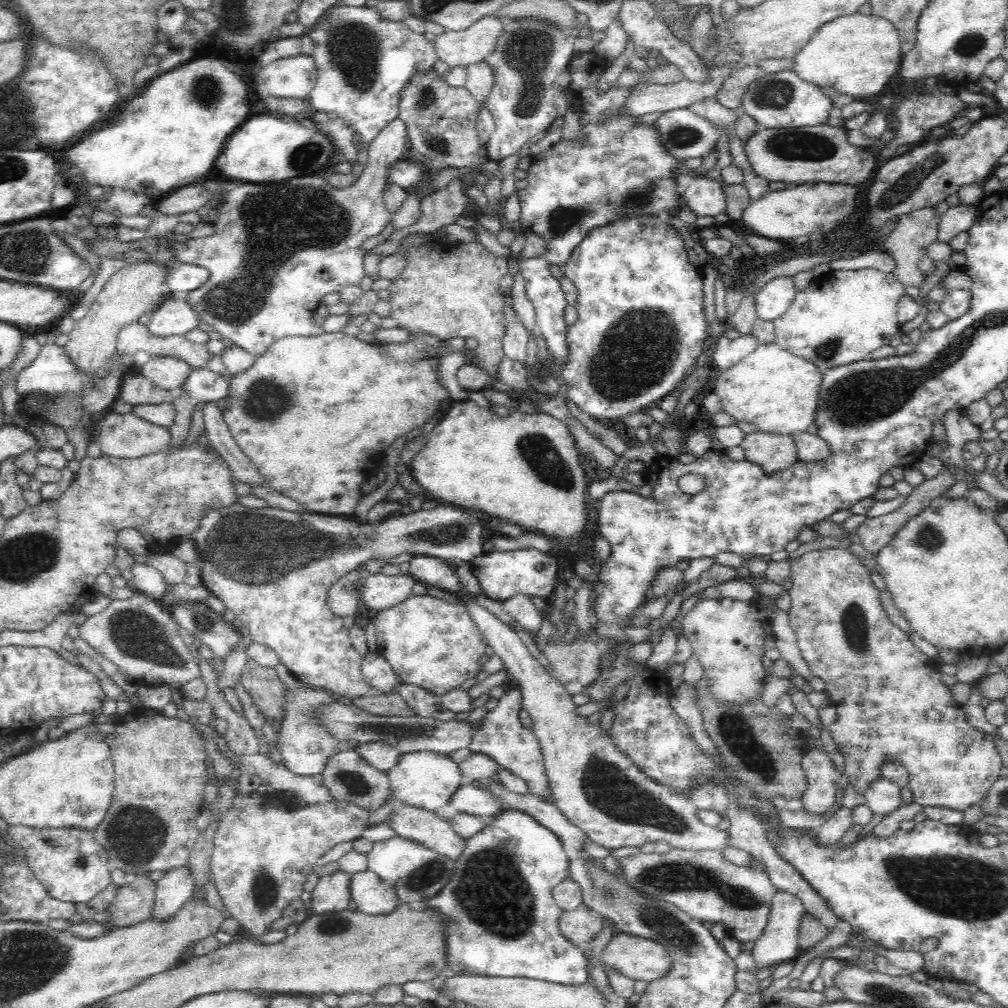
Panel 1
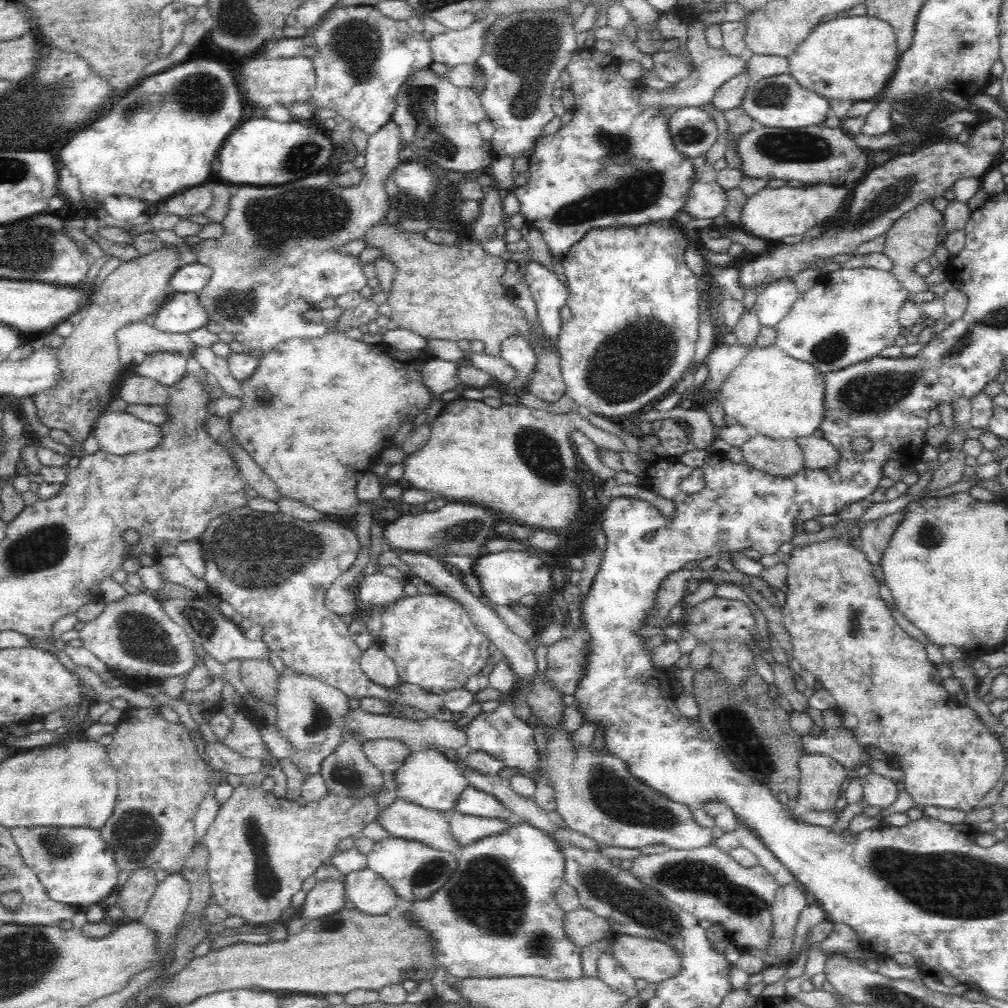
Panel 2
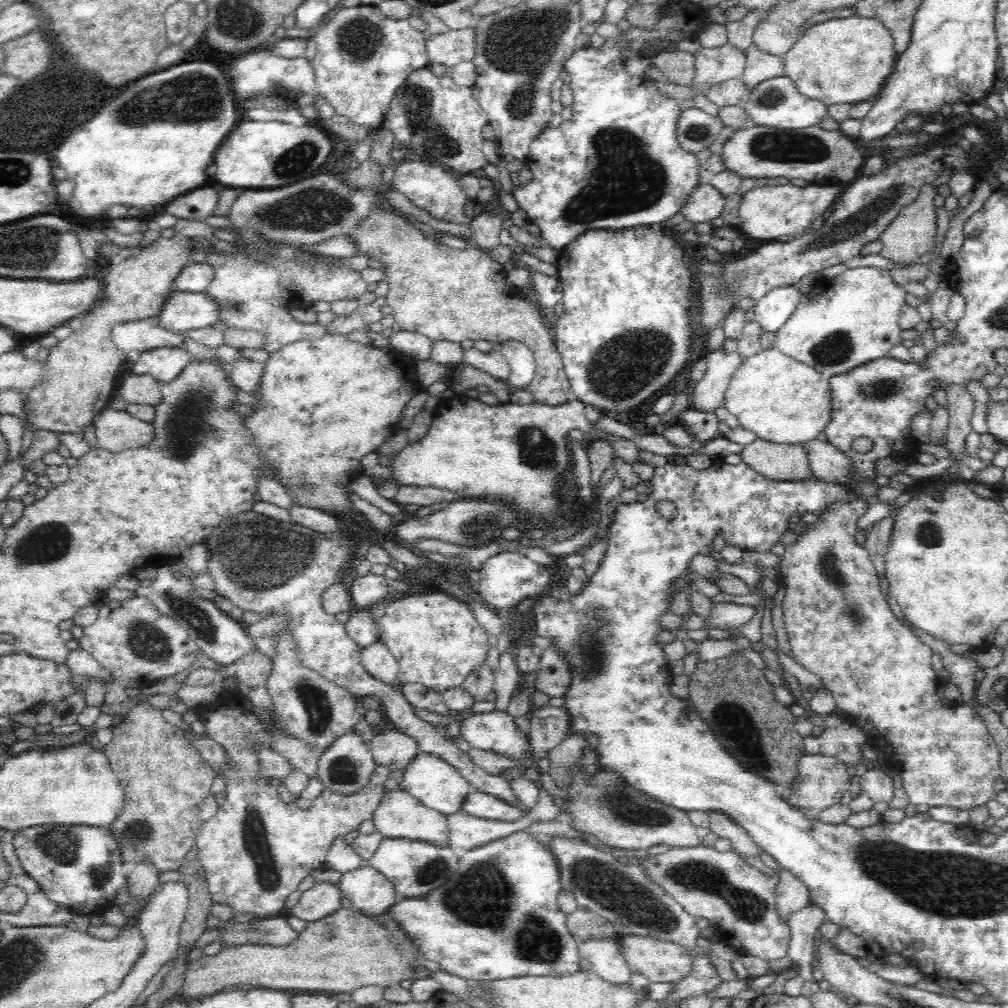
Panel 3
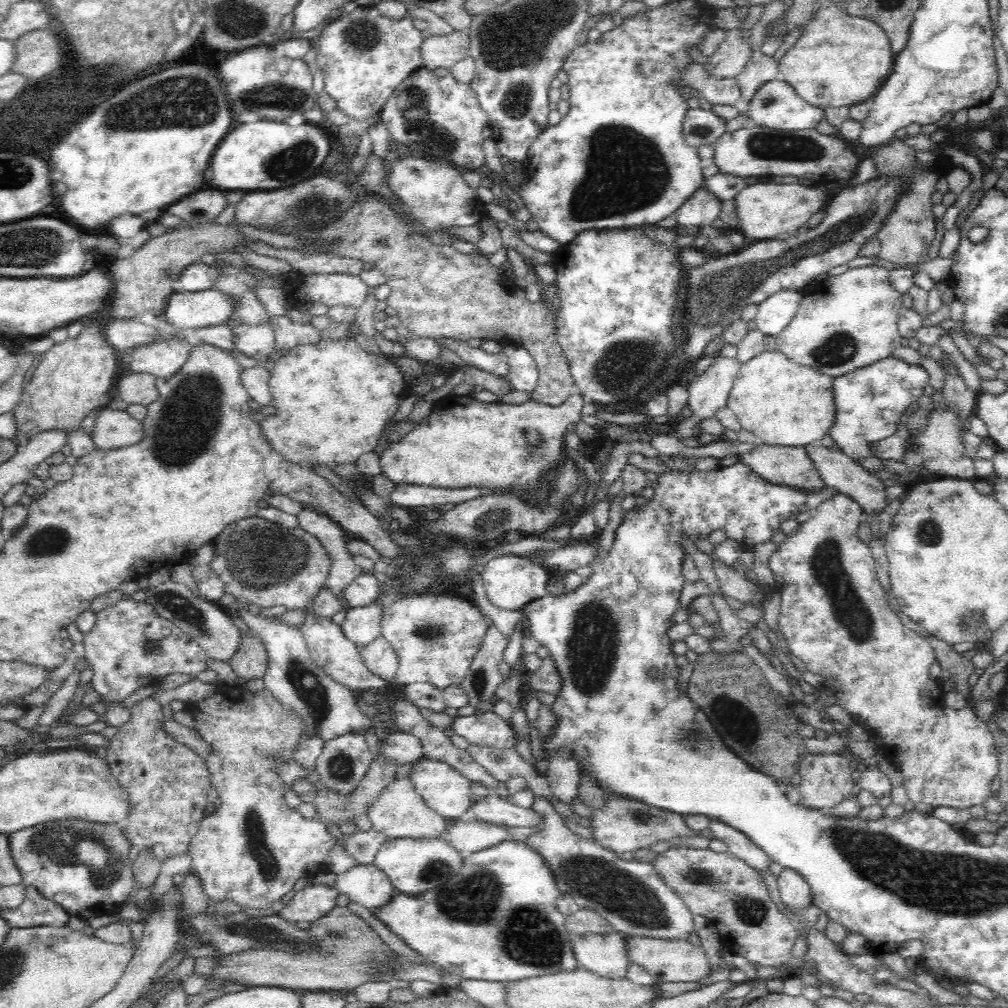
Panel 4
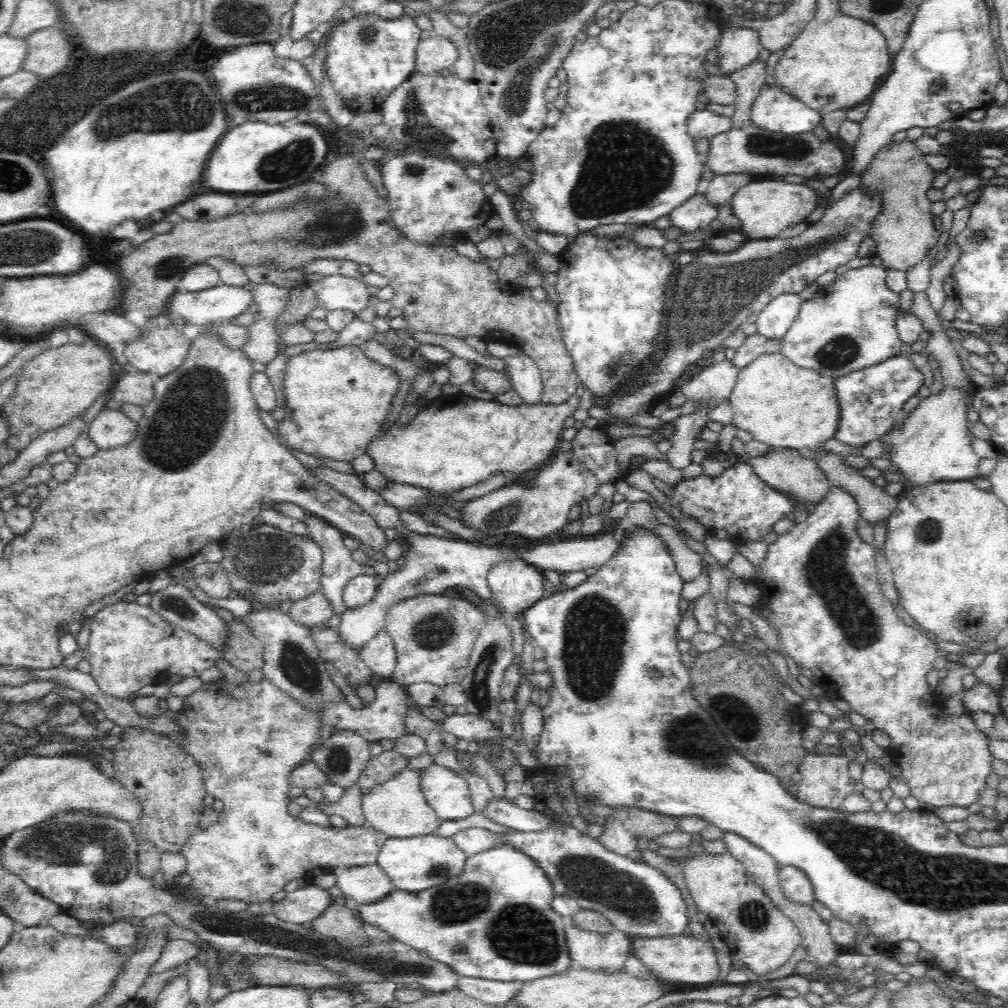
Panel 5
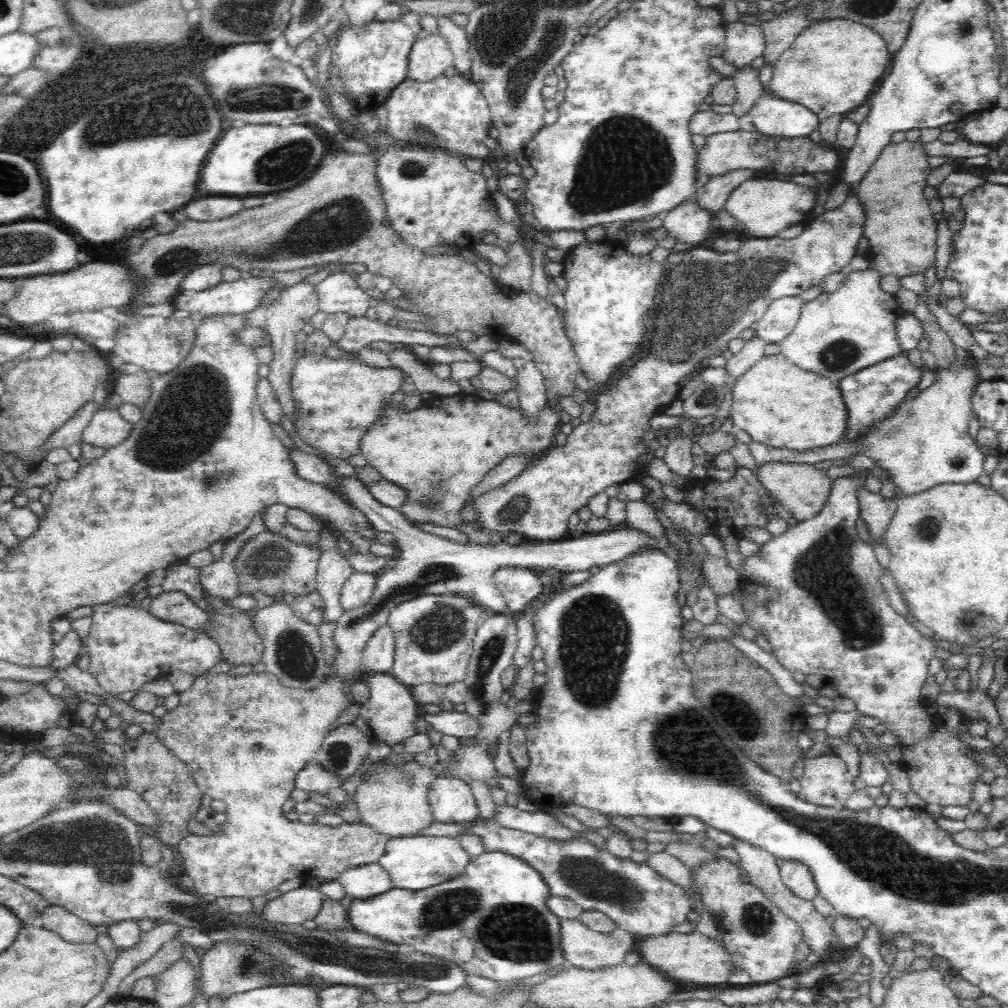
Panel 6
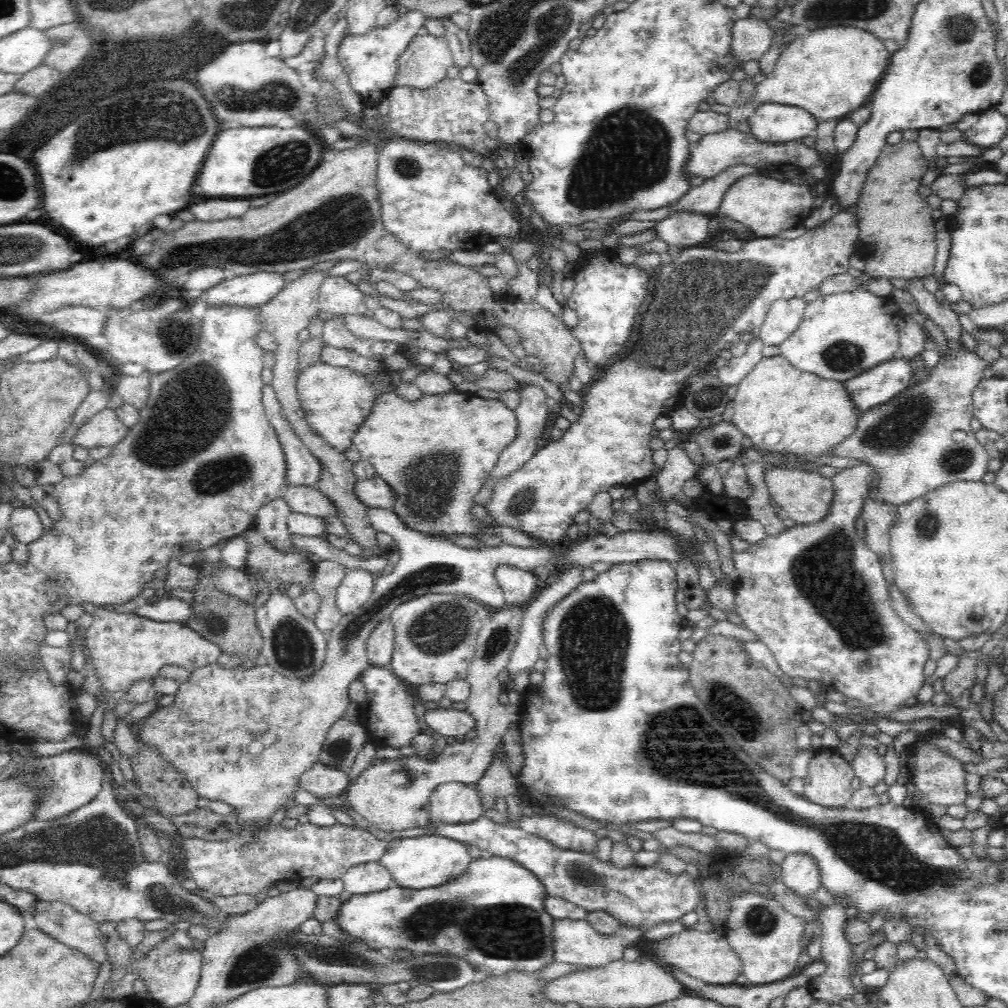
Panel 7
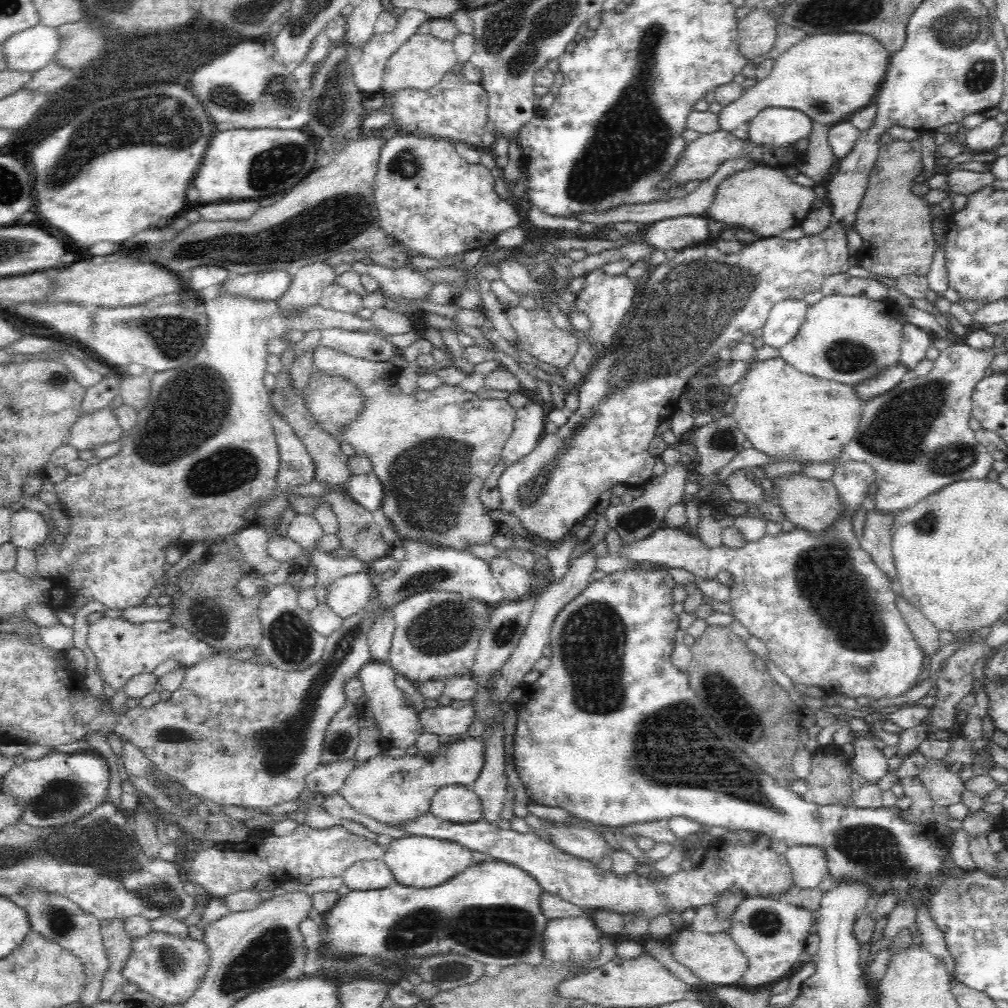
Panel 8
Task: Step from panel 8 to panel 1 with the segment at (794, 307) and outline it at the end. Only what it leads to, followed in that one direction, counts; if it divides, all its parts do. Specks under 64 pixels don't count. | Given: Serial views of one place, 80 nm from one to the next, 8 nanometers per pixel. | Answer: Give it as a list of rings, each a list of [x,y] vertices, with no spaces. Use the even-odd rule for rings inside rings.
[[[792,276],[772,278],[755,296],[757,316],[762,320],[776,320],[788,310],[796,292]]]

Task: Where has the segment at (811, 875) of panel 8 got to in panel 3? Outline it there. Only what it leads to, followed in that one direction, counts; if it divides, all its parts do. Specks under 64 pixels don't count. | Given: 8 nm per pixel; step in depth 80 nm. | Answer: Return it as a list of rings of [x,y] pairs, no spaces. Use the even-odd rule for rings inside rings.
[[[788,871],[779,874],[775,908],[780,921],[787,925],[790,917],[799,910],[812,904],[806,885]]]

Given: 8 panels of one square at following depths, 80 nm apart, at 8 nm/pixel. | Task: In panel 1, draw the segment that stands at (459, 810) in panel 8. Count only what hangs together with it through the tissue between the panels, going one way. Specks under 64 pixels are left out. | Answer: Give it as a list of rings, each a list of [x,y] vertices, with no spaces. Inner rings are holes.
[[[420,750],[401,754],[401,758],[398,758],[396,764],[386,773],[392,798],[397,800],[398,804],[426,809],[433,813],[438,808],[446,806],[450,802],[450,796],[465,783],[458,764],[455,764],[449,756],[430,751]]]

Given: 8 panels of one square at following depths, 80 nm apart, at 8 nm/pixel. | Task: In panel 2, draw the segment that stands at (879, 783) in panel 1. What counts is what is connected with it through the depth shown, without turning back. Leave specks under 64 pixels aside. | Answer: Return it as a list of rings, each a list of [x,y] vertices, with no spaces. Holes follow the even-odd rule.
[[[870,773],[862,782],[866,804],[884,810],[898,798],[896,783],[878,773]]]

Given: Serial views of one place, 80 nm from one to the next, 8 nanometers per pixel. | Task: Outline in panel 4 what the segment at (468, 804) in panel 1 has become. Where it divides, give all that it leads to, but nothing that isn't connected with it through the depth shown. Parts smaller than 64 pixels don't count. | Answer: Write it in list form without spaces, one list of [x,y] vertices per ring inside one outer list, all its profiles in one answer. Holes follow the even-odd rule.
[[[486,794],[484,798],[470,804],[468,815],[484,822],[493,822],[512,828],[518,826],[542,826],[533,809],[522,808],[511,799],[503,799],[495,794]]]

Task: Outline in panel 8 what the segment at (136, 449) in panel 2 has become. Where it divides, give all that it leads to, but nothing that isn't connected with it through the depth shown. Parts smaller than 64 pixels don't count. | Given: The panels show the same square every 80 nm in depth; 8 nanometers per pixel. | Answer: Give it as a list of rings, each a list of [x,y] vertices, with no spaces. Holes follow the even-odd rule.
[[[113,409],[102,410],[79,416],[71,426],[67,442],[77,451],[94,450],[97,446],[120,441],[124,432]]]

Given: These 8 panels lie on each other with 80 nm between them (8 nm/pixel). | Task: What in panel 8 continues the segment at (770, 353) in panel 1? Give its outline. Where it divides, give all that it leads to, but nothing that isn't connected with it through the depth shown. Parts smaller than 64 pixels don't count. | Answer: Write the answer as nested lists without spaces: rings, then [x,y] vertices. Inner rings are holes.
[[[779,356],[776,358],[762,360],[756,362],[754,366],[749,370],[748,374],[744,377],[742,382],[742,389],[735,397],[736,406],[733,410],[733,413],[730,414],[732,418],[738,423],[740,430],[747,436],[747,439],[752,442],[753,447],[768,456],[774,457],[785,457],[791,458],[796,457],[798,459],[810,459],[810,462],[830,462],[832,458],[841,457],[842,446],[846,442],[850,442],[850,438],[854,436],[854,432],[858,428],[860,422],[860,414],[862,414],[862,400],[858,398],[858,393],[847,384],[839,383],[838,381],[833,380],[824,380],[819,379],[816,376],[808,375],[806,373],[796,370],[793,366],[790,366],[785,360],[782,360]]]

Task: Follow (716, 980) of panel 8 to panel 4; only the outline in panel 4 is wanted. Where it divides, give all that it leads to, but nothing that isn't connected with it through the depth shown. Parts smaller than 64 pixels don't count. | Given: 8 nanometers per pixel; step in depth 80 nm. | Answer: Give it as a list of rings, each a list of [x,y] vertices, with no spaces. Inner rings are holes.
[[[626,936],[627,958],[630,964],[642,968],[656,984],[665,982],[700,981],[711,972],[704,950],[689,941],[650,938],[647,936]]]

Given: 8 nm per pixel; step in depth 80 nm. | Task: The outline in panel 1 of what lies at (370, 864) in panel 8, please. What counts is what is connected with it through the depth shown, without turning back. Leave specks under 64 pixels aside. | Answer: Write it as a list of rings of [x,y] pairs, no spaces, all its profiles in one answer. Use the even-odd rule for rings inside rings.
[[[368,870],[352,875],[350,892],[356,910],[370,916],[392,912],[400,903],[394,889]]]

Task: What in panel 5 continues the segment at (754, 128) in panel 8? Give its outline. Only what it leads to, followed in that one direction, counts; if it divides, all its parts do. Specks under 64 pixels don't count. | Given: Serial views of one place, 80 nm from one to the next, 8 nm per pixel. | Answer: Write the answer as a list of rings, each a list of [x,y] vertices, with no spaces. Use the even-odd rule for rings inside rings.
[[[767,84],[754,98],[752,124],[768,132],[801,134],[821,122],[822,112],[814,110],[777,84]]]

